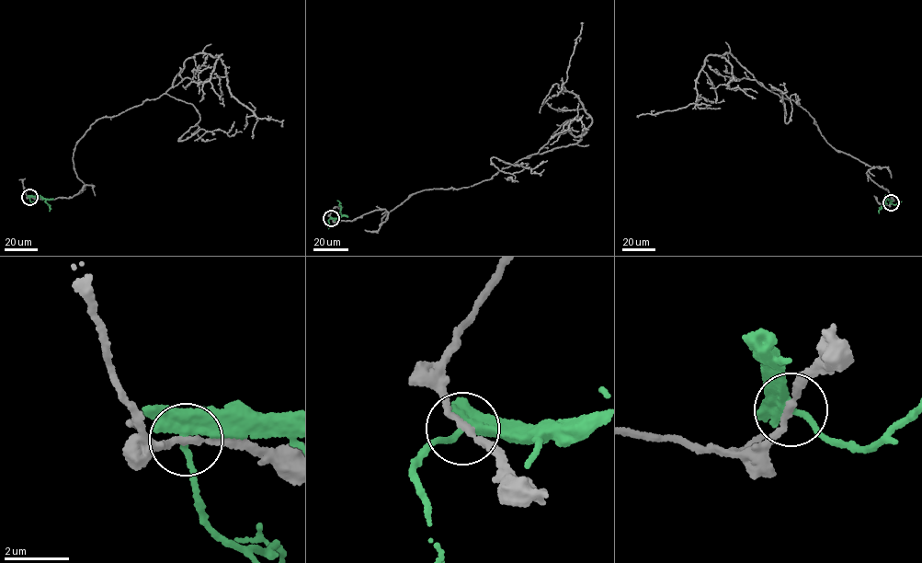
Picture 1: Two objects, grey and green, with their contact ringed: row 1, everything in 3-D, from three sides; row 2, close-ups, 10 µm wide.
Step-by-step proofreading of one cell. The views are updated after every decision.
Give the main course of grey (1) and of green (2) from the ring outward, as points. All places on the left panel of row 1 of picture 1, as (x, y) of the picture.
1: (29, 197), (94, 186), (73, 168), (77, 142), (166, 93), (186, 60), (221, 53), (220, 97), (216, 73)
2: (29, 197), (39, 195), (46, 200), (49, 211)

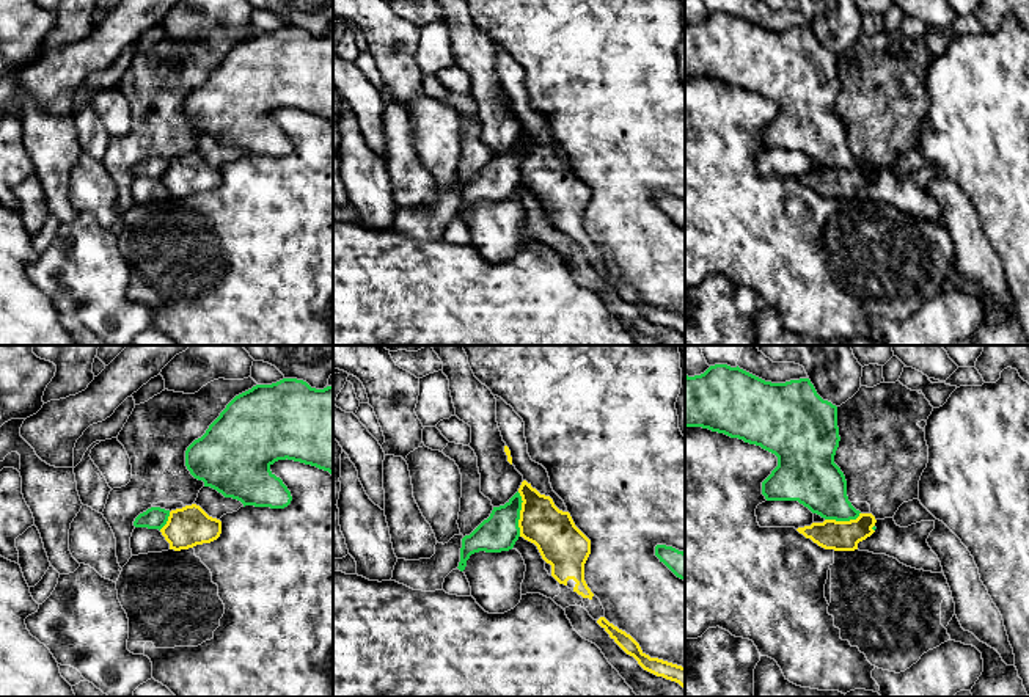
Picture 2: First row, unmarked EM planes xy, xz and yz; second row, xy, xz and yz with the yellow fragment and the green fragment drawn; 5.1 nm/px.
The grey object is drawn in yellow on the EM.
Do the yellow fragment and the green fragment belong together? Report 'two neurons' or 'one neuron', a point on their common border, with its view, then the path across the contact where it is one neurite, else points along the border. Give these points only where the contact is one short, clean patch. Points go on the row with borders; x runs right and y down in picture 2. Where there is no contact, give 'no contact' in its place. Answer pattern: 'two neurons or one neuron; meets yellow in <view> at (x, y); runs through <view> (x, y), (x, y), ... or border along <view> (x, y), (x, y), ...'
two neurons; meets yellow in xz at (520, 514); border along xz (517, 492), (522, 501), (520, 536)

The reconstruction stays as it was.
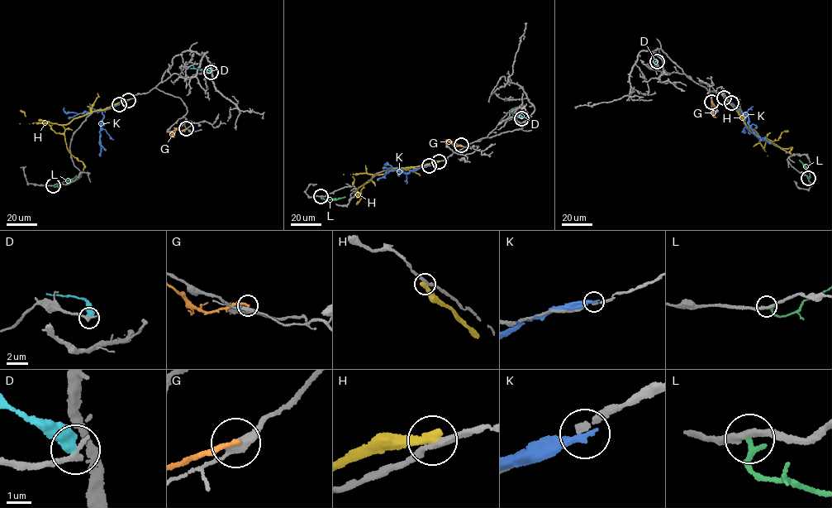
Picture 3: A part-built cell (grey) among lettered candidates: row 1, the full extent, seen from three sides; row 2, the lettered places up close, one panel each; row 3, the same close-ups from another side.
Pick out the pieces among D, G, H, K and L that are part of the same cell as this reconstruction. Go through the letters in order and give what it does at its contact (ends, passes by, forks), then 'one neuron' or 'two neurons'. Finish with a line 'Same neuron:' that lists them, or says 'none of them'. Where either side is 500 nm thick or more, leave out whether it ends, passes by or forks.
D: it ends; two neurons
G: it ends; two neurons
H: it ends; two neurons
K: it ends; two neurons
L: it ends; two neurons
Same neuron: none of them

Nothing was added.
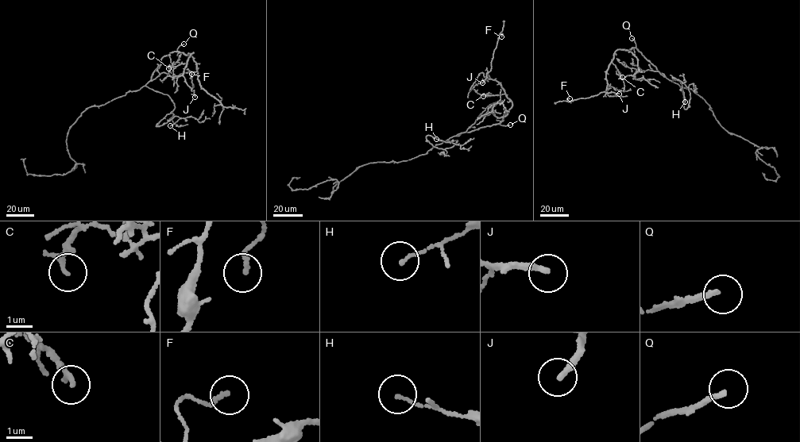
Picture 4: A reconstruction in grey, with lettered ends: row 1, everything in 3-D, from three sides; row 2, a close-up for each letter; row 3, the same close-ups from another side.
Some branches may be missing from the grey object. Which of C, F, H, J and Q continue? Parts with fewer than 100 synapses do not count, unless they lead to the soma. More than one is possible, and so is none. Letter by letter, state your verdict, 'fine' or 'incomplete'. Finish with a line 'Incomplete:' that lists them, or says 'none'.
C: fine
F: fine
H: fine
J: fine
Q: incomplete
Incomplete: Q

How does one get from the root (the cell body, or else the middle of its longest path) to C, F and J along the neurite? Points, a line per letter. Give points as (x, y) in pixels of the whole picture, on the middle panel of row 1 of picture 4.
C: (427, 151), (453, 136), (500, 122), (512, 107), (511, 101), (504, 94), (483, 96)
F: (427, 151), (453, 136), (500, 123), (512, 107), (500, 84), (486, 73), (490, 70), (500, 32), (501, 36)
J: (427, 151), (453, 136), (502, 121), (512, 107), (511, 101), (500, 84), (489, 78), (487, 72), (482, 82)

